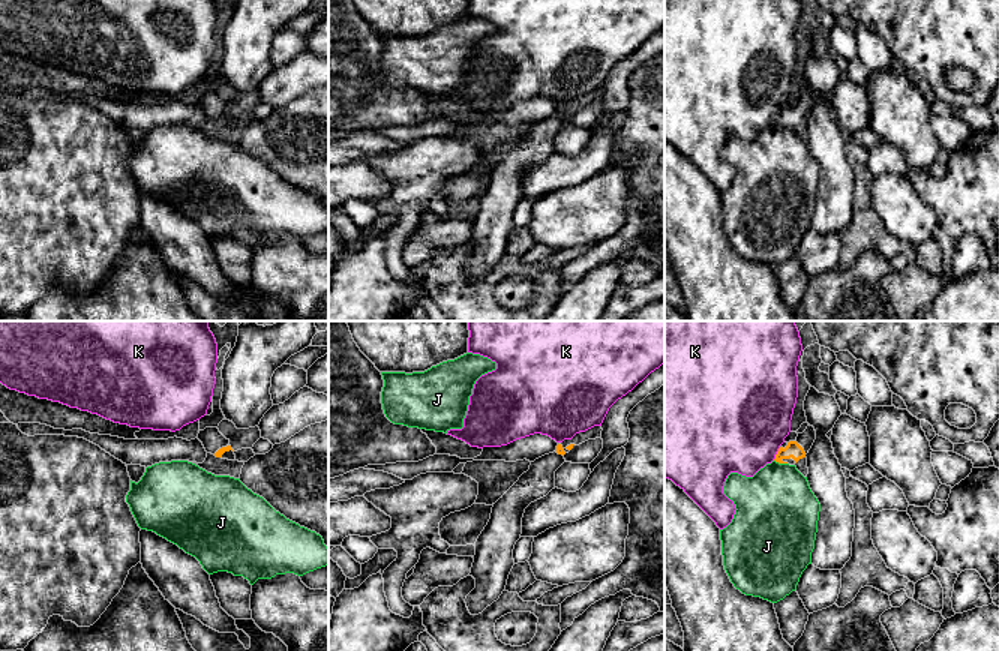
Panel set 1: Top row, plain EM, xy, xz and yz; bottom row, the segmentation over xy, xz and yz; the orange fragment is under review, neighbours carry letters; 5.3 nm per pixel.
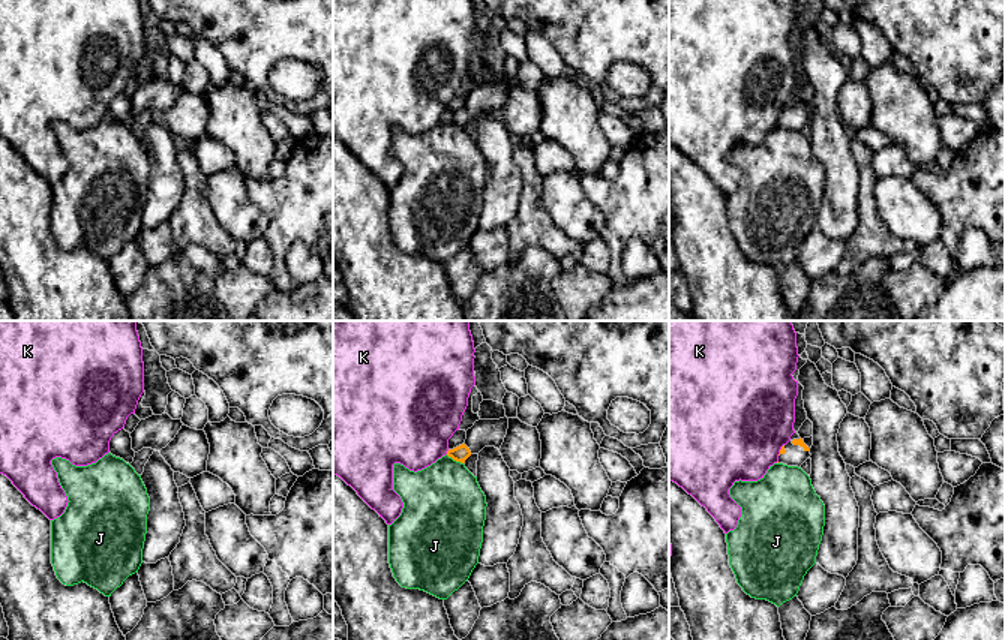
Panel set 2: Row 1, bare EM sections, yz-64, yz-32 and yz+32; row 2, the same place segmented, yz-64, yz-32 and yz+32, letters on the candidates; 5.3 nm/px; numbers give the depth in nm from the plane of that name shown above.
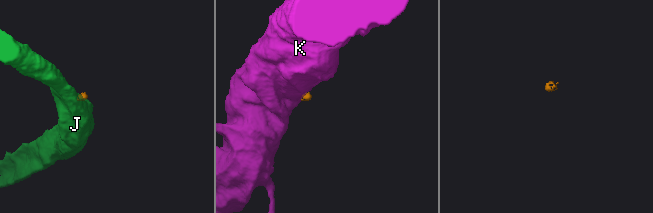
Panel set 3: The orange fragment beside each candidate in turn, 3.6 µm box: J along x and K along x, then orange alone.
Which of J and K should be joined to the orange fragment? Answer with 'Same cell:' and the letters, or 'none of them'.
Same cell: none of them

